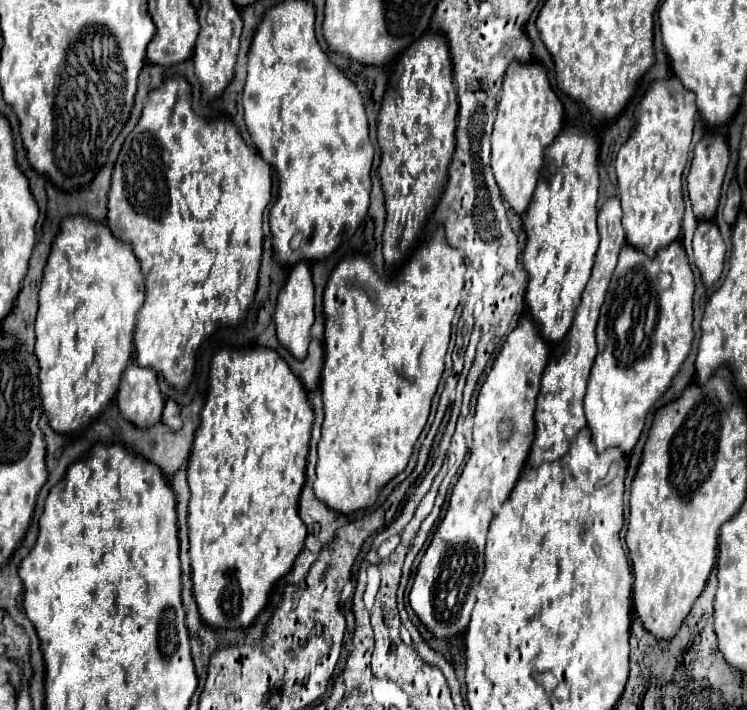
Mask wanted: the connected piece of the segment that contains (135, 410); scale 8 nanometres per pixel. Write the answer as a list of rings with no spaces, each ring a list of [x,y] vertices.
[[[132,359],[120,377],[116,395],[122,417],[136,427],[150,427],[160,421],[164,397],[158,389],[156,373],[148,367],[138,367]]]

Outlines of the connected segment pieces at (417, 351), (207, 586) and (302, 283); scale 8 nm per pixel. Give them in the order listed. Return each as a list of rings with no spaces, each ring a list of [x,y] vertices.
[[[442,229],[410,255],[392,277],[382,279],[372,261],[362,253],[348,255],[330,275],[324,289],[324,369],[322,401],[324,423],[318,443],[314,497],[338,513],[370,507],[378,491],[404,471],[414,443],[426,425],[430,403],[444,371],[444,355],[456,307],[466,285],[466,265],[460,251],[452,249]]]
[[[254,346],[250,349],[223,348],[212,358],[210,376],[208,377],[208,395],[204,409],[200,413],[200,427],[194,435],[192,453],[188,459],[188,484],[191,493],[188,505],[188,527],[190,527],[190,561],[192,561],[192,583],[194,583],[194,599],[200,609],[200,617],[206,625],[216,629],[240,629],[250,625],[256,615],[264,609],[268,601],[268,593],[274,583],[284,577],[300,553],[300,547],[306,539],[306,527],[298,517],[298,497],[304,485],[304,471],[306,471],[306,455],[308,455],[308,441],[314,421],[314,411],[308,399],[308,391],[304,389],[302,381],[290,371],[288,363],[268,347]]]
[[[300,261],[290,269],[290,273],[288,273],[280,293],[278,293],[278,299],[276,299],[274,323],[276,323],[278,341],[296,359],[304,359],[306,349],[308,349],[308,341],[310,341],[310,327],[314,323],[314,285],[312,285],[312,275],[310,275],[308,261]]]

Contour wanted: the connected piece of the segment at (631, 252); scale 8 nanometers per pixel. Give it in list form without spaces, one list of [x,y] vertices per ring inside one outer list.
[[[680,241],[662,247],[654,257],[624,245],[614,269],[598,327],[598,355],[590,371],[584,413],[598,451],[620,447],[630,453],[640,439],[646,415],[670,387],[672,377],[690,353],[694,273]]]

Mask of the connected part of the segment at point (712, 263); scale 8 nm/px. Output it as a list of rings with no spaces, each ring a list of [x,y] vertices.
[[[698,221],[698,229],[692,239],[694,265],[702,273],[704,285],[714,285],[724,269],[726,247],[720,229],[714,221]]]

